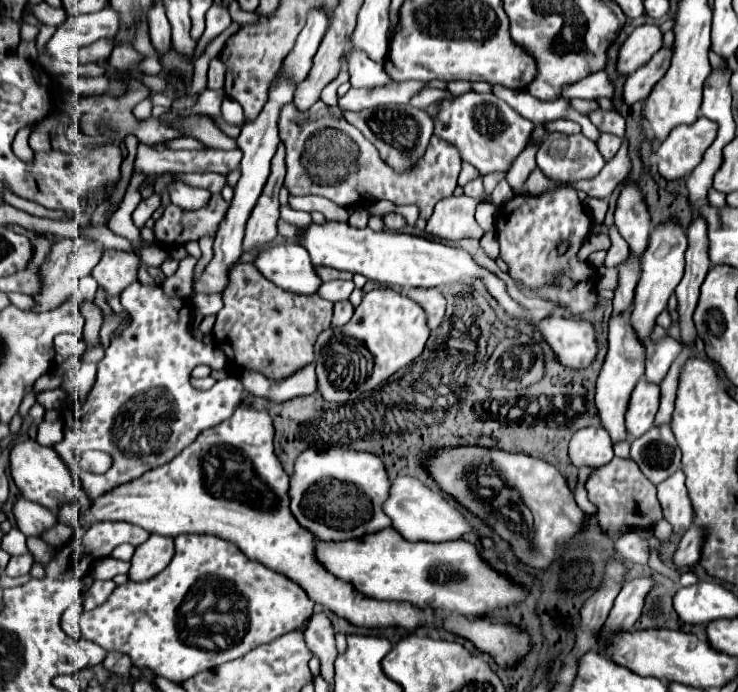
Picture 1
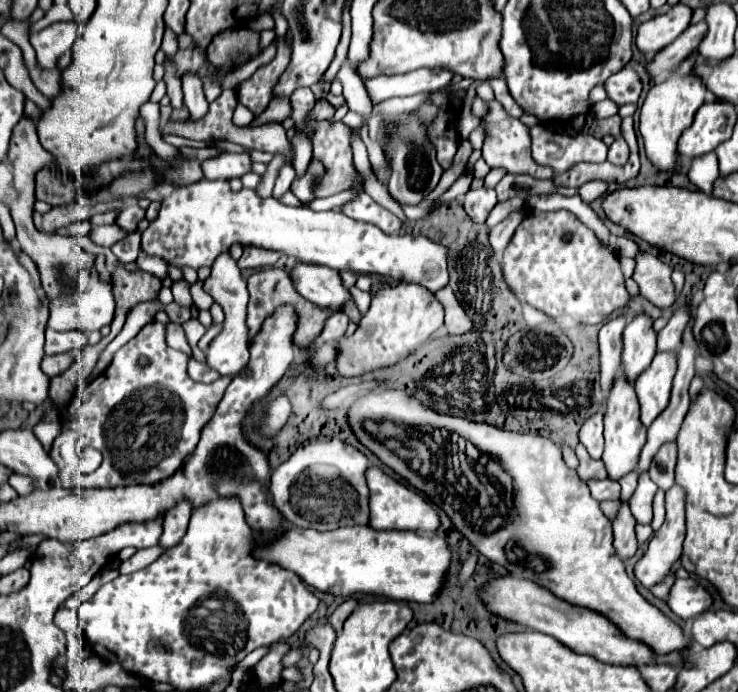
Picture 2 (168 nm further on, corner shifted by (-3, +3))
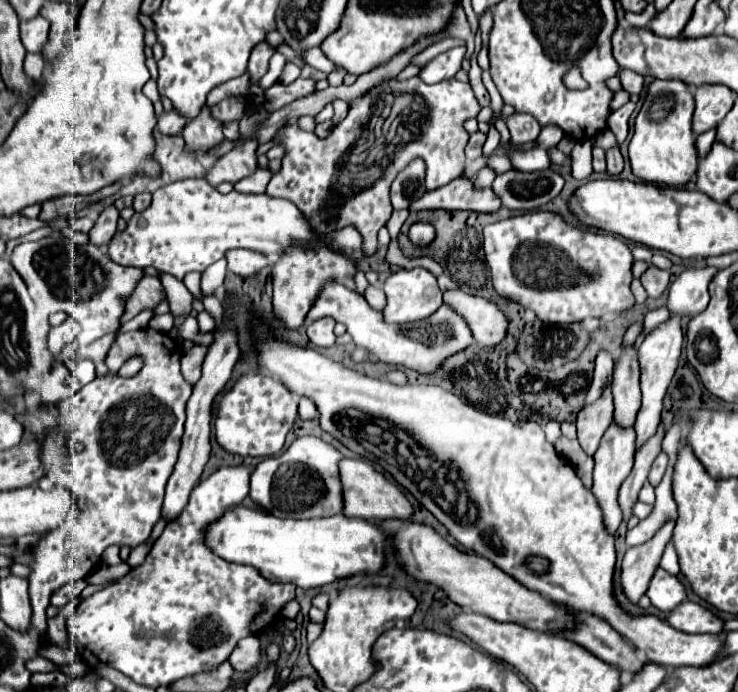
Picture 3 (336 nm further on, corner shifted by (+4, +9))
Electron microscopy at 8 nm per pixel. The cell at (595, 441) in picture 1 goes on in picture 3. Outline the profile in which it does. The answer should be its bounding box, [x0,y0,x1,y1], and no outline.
[577,388,613,456]

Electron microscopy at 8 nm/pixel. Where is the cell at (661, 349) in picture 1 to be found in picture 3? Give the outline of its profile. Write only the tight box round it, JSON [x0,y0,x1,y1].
[667,268,717,318]

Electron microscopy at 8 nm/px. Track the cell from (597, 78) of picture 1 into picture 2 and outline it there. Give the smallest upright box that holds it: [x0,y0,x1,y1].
[604,68,642,106]

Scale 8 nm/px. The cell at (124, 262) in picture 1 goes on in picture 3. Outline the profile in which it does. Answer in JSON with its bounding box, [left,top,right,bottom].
[121,274,165,324]

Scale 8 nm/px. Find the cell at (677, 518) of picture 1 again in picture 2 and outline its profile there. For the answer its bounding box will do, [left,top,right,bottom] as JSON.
[634,484,686,588]

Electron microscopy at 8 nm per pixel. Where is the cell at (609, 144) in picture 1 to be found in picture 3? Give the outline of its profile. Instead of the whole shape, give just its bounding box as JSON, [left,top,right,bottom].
[605,146,623,176]

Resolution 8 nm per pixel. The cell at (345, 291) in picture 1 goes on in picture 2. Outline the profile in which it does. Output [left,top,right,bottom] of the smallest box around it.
[350,286,372,314]

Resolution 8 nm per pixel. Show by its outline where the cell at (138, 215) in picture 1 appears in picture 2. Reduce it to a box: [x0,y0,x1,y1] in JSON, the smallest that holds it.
[116,202,144,232]

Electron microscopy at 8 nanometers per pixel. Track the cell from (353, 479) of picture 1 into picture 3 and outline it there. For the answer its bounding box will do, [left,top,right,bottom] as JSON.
[251,436,343,518]

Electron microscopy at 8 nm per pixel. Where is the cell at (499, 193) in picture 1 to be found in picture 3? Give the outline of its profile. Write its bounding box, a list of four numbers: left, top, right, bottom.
[493,168,563,210]

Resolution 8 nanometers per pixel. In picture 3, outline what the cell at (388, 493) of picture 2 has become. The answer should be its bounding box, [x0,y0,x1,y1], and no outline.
[341,458,415,522]

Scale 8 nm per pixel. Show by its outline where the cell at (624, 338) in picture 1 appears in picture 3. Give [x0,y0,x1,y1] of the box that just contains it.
[593,422,635,534]

